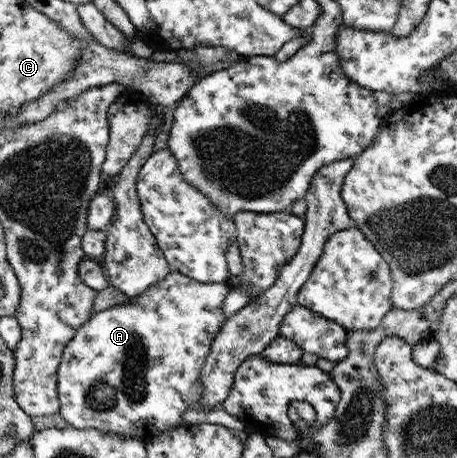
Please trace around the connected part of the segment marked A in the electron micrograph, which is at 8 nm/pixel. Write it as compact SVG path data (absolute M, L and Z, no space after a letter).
M171 269L161 281L152 285L141 295L131 297L127 304L117 305L93 314L88 322L85 323L85 327L81 327L81 335L77 335L77 339L73 339L73 343L69 343L69 347L65 347L65 355L60 357L61 411L58 412L61 419L66 422L67 426L70 425L77 429L108 431L109 433L118 433L119 436L125 436L127 439L133 437L133 439L145 441L180 425L184 413L193 405L196 405L201 394L204 393L199 383L199 370L201 370L201 366L203 366L203 362L209 353L212 340L218 333L217 330L222 327L221 322L223 322L224 315L221 307L229 290L226 283L199 283L183 272Z

